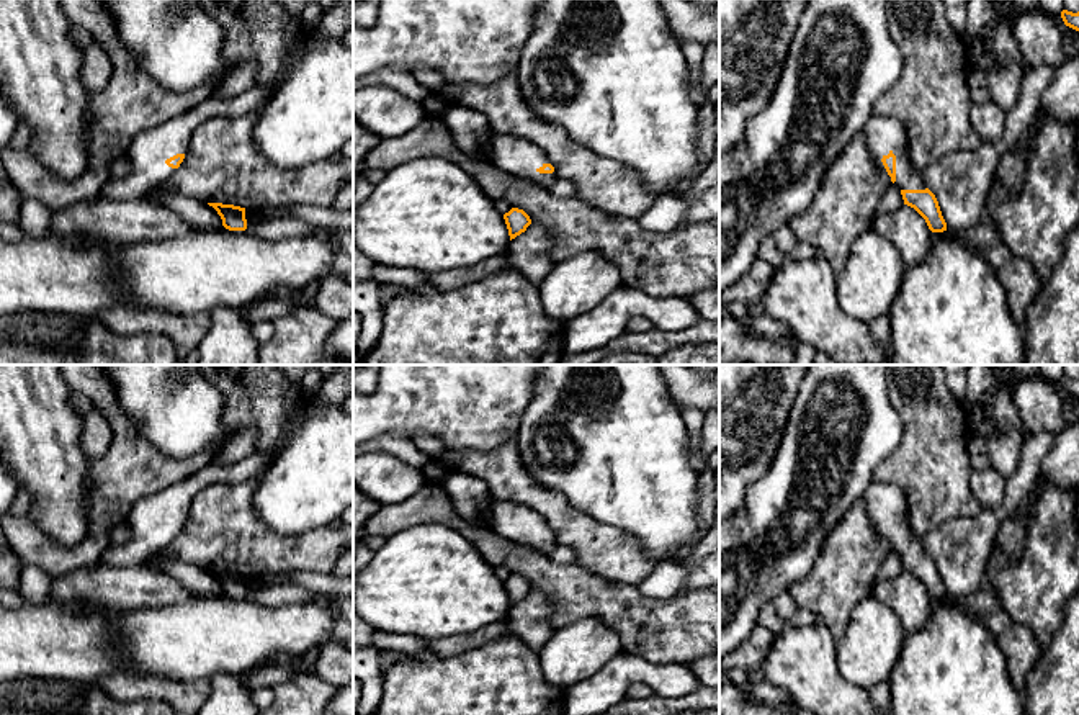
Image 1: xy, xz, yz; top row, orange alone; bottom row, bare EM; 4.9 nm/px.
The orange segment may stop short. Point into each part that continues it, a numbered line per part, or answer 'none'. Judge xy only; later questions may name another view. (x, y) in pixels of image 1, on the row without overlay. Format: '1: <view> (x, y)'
1: xy (147, 521)

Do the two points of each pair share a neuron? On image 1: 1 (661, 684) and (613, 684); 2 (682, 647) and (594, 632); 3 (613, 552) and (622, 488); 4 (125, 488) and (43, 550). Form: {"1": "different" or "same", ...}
{"1": "same", "2": "different", "3": "different", "4": "same"}

